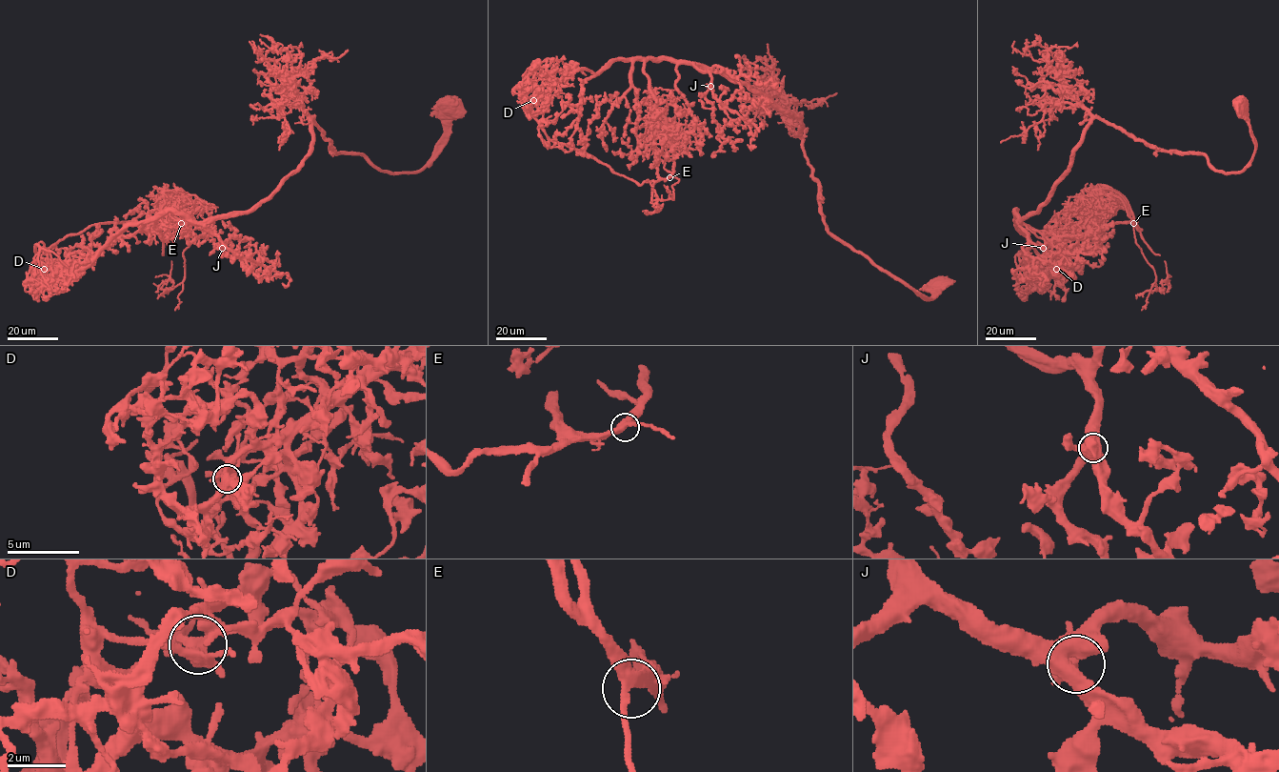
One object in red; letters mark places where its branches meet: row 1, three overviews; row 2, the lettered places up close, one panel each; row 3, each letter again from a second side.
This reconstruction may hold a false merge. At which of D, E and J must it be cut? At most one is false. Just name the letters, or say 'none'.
D

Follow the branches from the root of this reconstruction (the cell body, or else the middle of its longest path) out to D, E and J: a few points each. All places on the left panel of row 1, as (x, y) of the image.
D: (449, 106), (418, 170), (332, 151), (313, 117), (310, 153), (249, 211), (157, 213), (84, 267), (44, 269)
E: (449, 106), (418, 170), (332, 151), (313, 117), (268, 197), (169, 211), (163, 239), (185, 194), (181, 223)
J: (449, 106), (444, 146), (413, 172), (332, 151), (313, 117), (310, 153), (270, 194), (206, 224), (222, 248)

